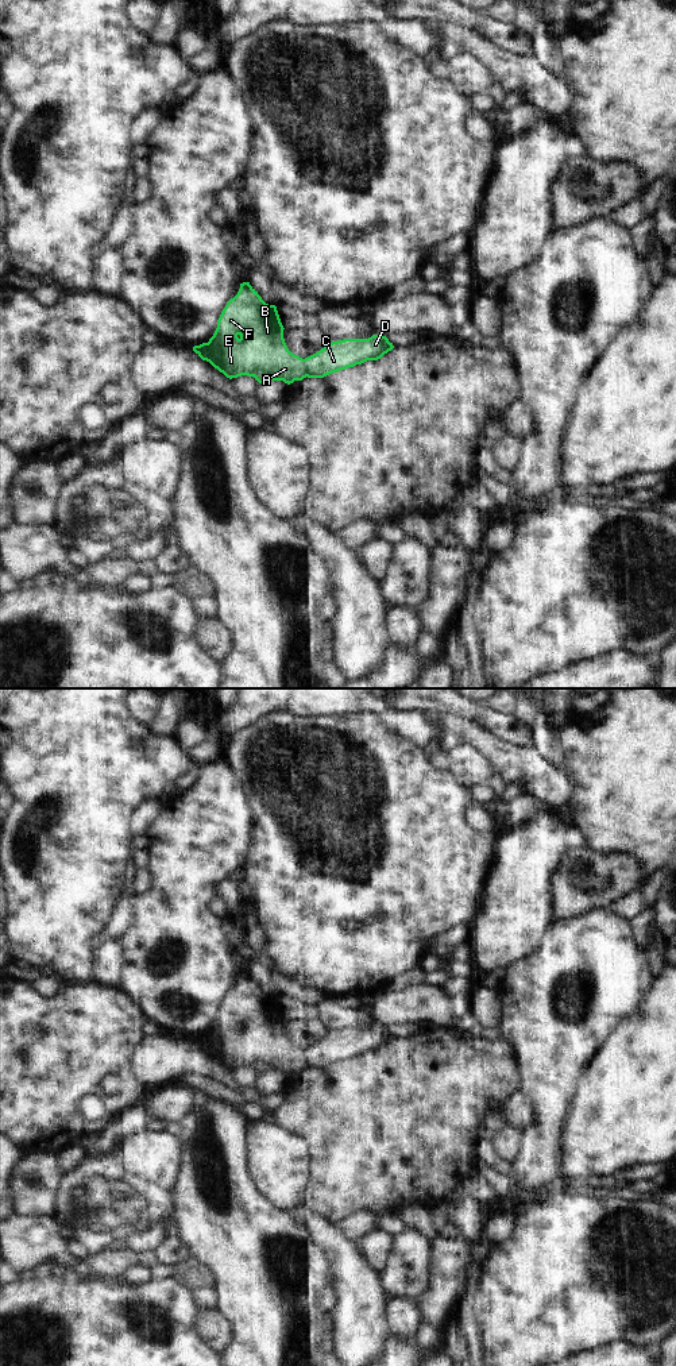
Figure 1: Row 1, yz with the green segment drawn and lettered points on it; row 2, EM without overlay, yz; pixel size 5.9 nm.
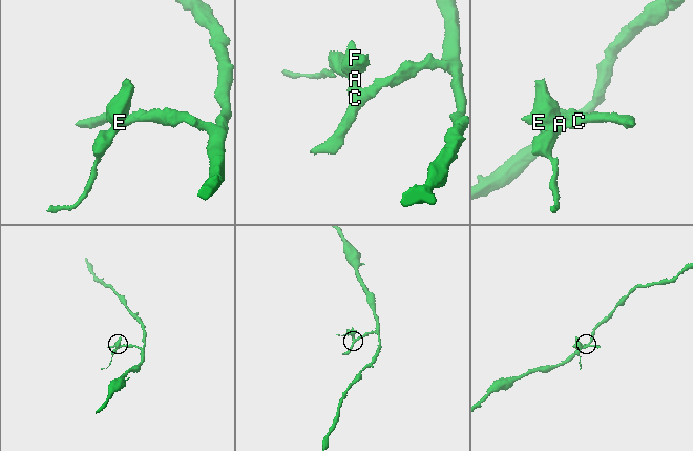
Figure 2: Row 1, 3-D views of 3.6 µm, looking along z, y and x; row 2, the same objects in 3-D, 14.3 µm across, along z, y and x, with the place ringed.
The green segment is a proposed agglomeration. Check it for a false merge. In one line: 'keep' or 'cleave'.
keep

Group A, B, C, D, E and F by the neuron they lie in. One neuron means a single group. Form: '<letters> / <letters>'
A B C D E F

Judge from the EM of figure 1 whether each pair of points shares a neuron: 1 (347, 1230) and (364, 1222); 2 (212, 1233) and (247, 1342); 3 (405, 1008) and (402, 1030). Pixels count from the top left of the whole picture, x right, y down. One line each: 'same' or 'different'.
1: same
2: same
3: different

